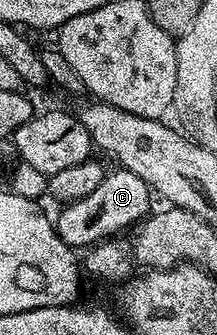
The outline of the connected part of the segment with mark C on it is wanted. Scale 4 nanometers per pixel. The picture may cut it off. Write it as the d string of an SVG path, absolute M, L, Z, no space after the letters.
M119 167L117 171L108 172L103 182L95 187L94 192L87 197L72 200L64 204L65 207L55 215L55 226L59 237L68 247L80 249L88 248L110 238L113 233L130 225L135 225L146 218L153 205L152 188L146 185L141 177L131 173L130 170Z

